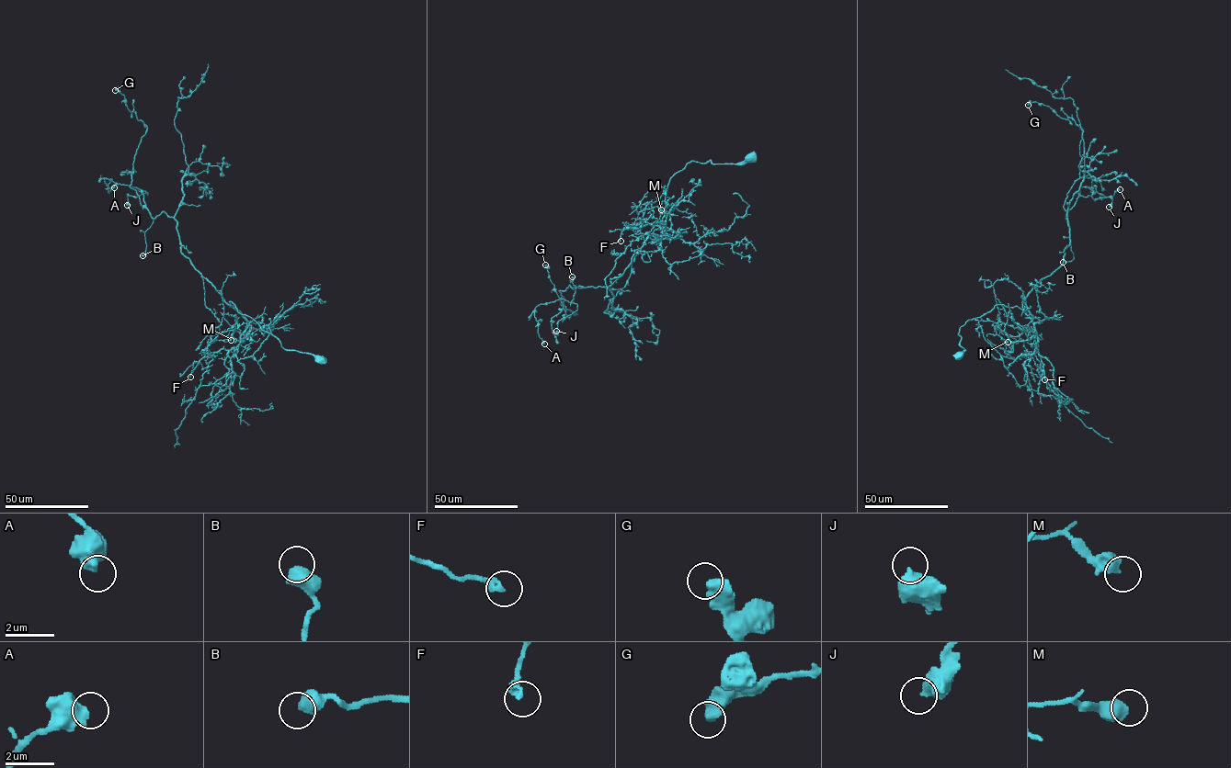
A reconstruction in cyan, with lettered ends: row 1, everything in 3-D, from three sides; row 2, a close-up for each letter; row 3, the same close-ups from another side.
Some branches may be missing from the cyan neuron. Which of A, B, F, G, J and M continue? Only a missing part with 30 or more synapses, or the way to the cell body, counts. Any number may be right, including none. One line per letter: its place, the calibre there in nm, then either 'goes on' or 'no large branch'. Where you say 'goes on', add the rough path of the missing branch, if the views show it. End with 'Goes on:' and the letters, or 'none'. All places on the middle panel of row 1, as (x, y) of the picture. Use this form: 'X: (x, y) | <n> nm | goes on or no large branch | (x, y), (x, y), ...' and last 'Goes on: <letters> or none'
A: (544, 344) | 600 nm | no large branch
B: (572, 276) | 600 nm | no large branch
F: (621, 241) | 340 nm | no large branch
G: (545, 265) | 550 nm | no large branch
J: (556, 331) | 550 nm | no large branch
M: (661, 209) | 550 nm | no large branch
Goes on: none

